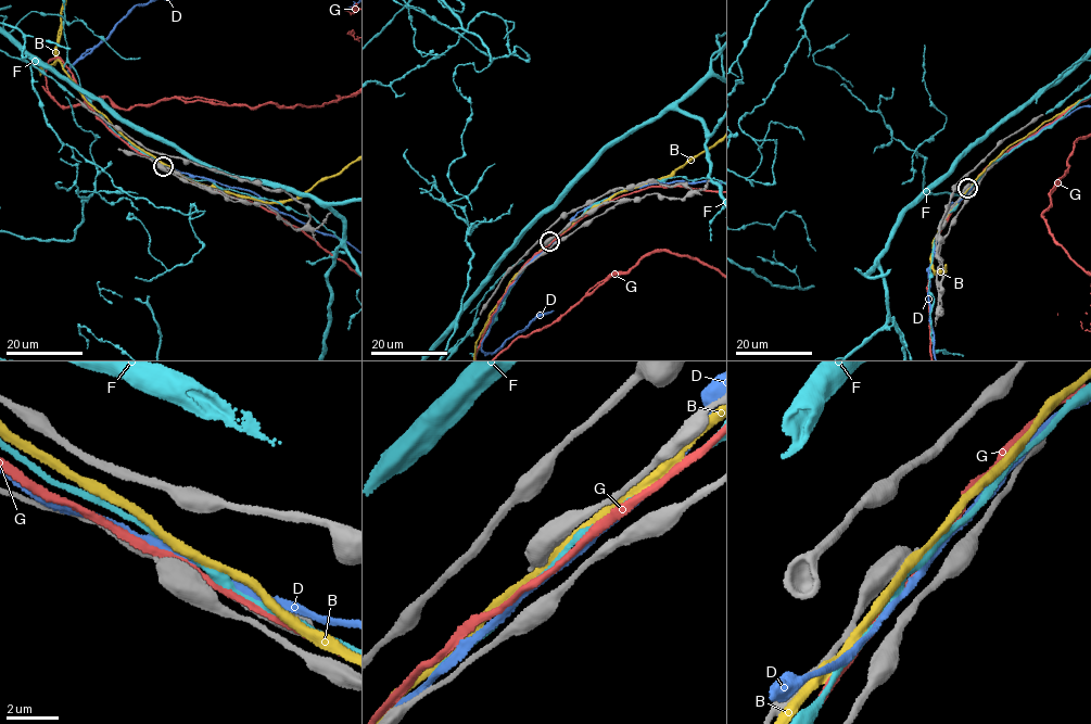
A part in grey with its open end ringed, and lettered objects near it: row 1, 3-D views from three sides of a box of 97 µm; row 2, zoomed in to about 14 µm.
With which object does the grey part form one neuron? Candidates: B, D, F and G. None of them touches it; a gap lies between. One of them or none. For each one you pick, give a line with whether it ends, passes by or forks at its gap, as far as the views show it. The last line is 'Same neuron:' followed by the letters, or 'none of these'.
F: it passes by
Same neuron: F

